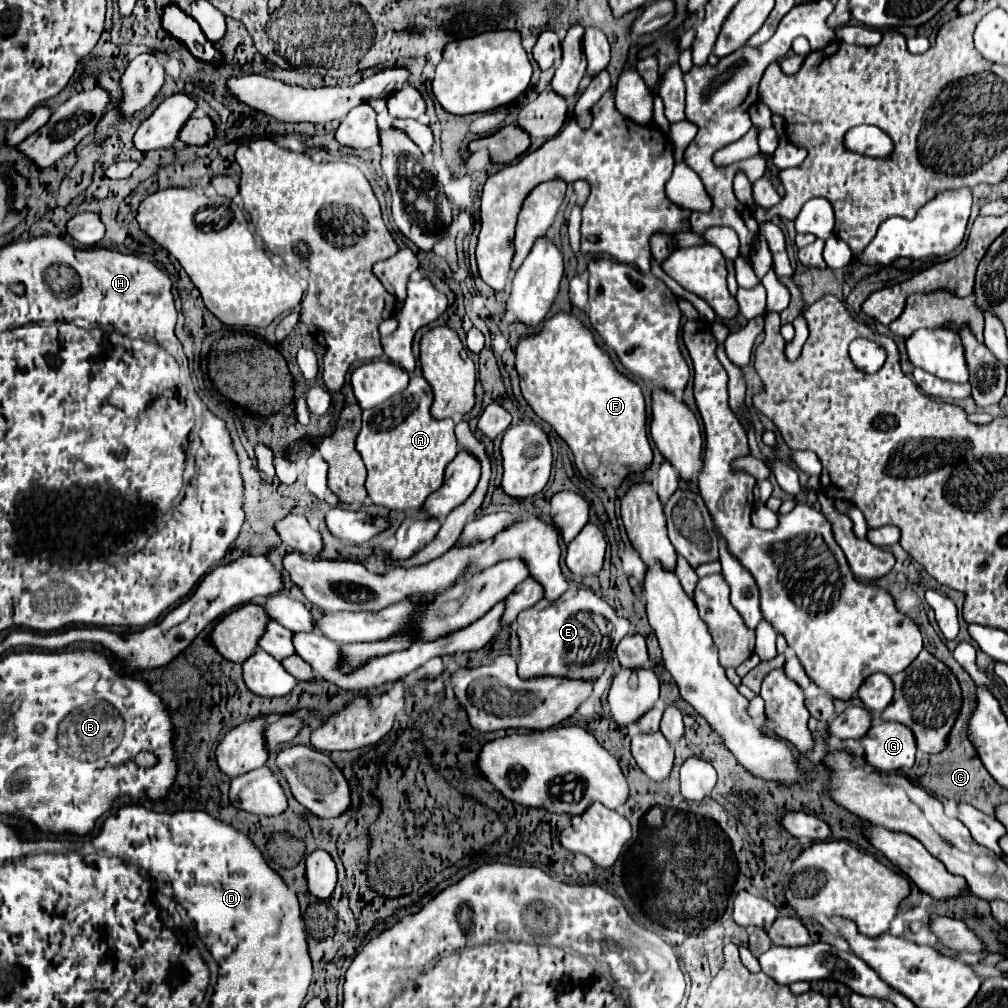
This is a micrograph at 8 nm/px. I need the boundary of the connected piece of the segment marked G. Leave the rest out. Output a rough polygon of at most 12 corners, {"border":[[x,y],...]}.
{"border":[[899,722],[871,726],[861,738],[879,772],[915,762],[915,736]]}

